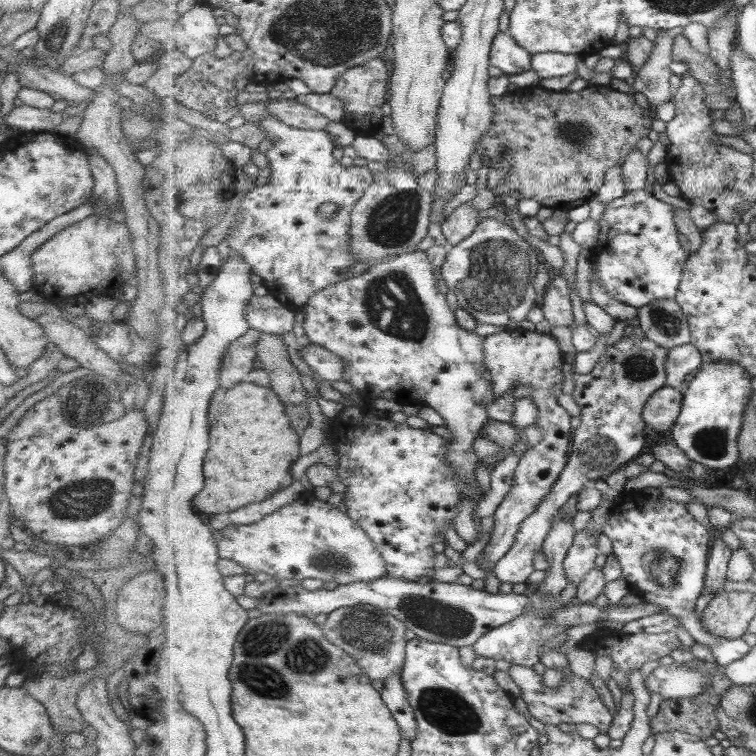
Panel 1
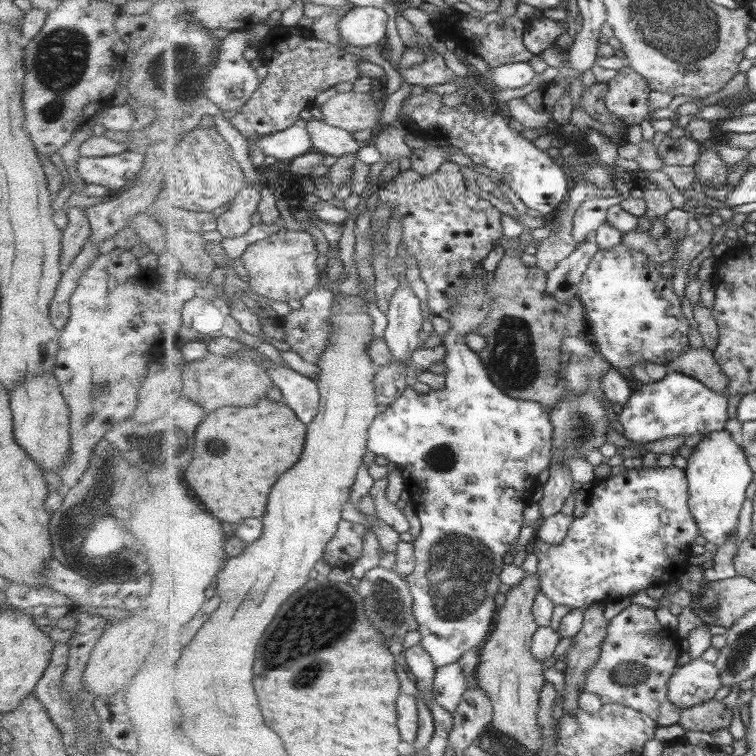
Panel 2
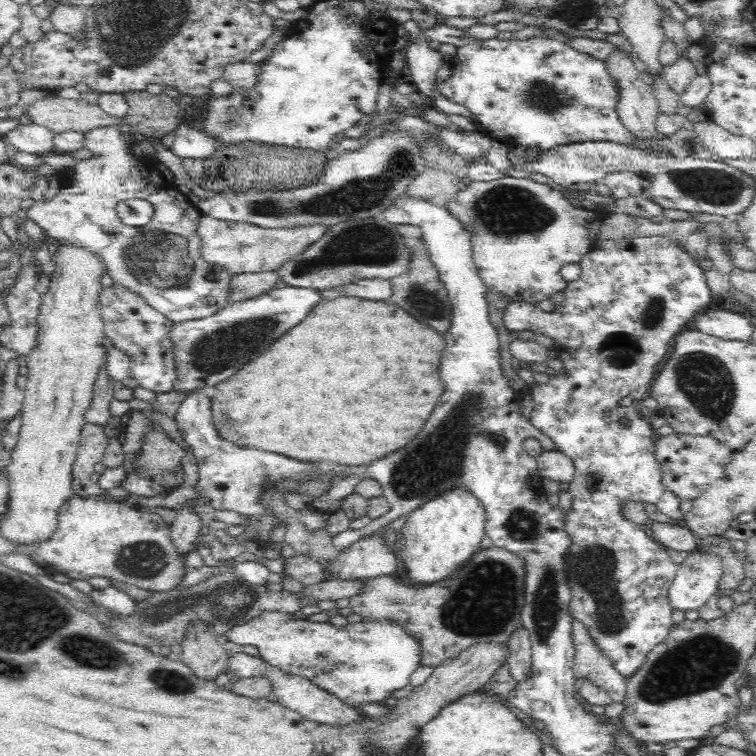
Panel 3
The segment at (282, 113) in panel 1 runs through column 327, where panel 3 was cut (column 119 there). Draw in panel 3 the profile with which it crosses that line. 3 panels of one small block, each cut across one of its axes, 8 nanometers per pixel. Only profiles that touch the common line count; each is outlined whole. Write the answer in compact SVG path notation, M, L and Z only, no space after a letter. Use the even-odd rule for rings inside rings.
M59 96L34 101L25 114L30 116L32 123L44 126L53 135L69 131L84 134L94 128L117 128L120 124L127 123L126 118L110 116L98 105L93 106L84 100L64 100Z

